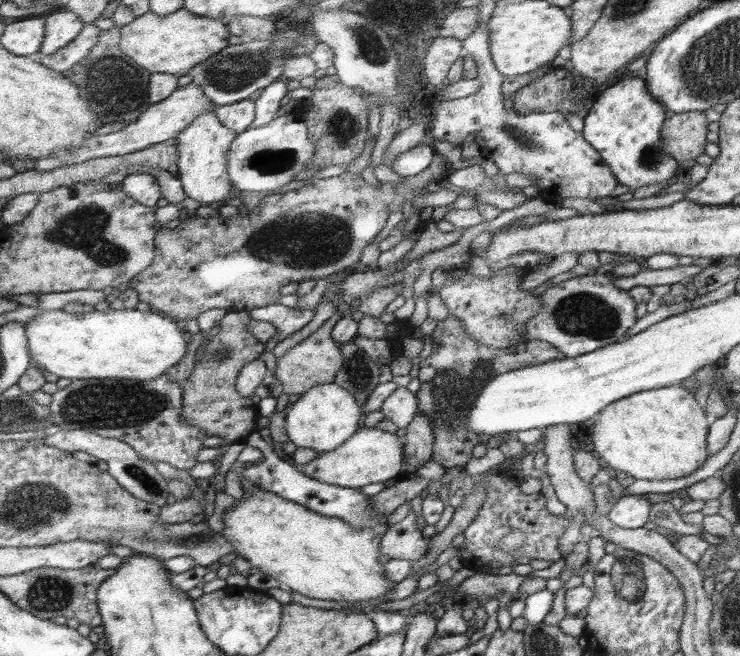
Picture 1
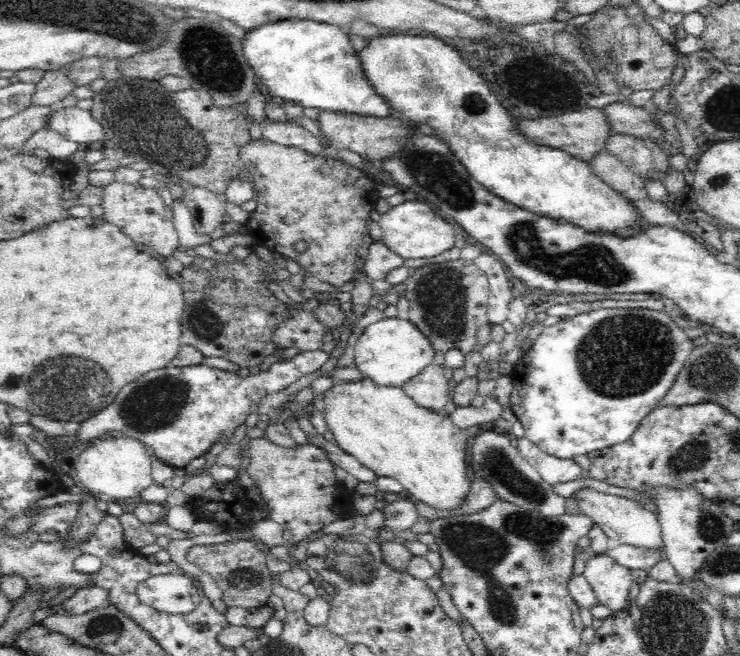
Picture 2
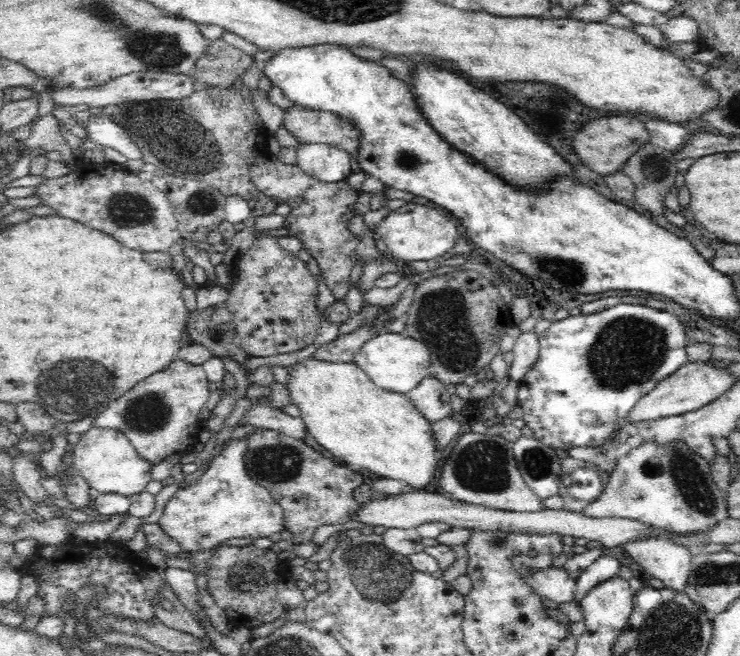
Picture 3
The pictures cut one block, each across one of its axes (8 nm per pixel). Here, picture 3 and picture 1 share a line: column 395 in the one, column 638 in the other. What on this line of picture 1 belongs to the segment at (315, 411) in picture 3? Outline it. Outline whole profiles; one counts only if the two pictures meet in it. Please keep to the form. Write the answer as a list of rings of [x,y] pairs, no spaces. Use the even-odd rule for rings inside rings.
[[[672,385],[666,388],[645,390],[630,397],[620,399],[604,408],[588,424],[586,429],[592,437],[592,451],[600,461],[614,470],[626,472],[635,480],[666,480],[686,476],[704,465],[711,452],[706,452],[708,420],[702,406],[686,387]]]

